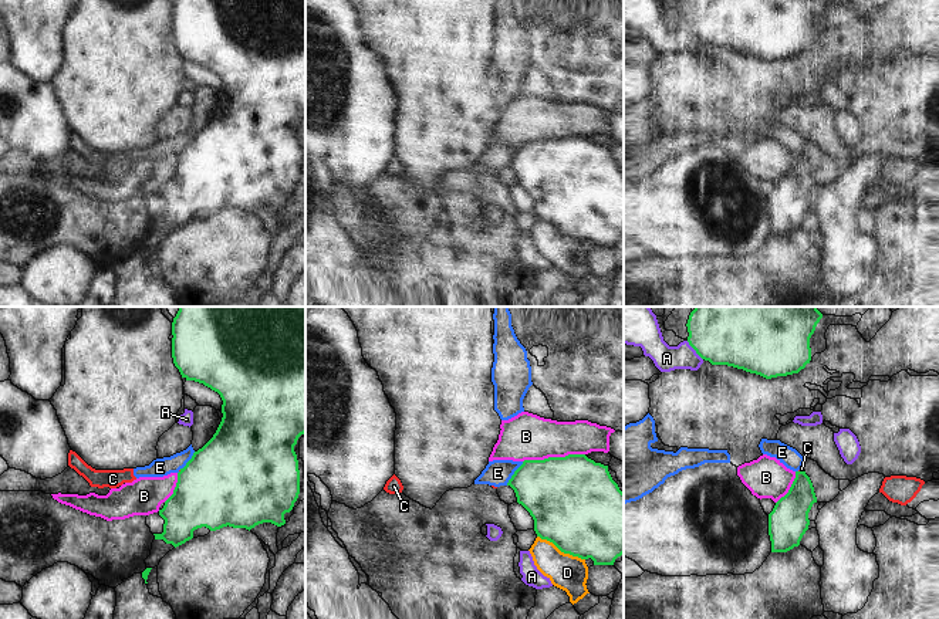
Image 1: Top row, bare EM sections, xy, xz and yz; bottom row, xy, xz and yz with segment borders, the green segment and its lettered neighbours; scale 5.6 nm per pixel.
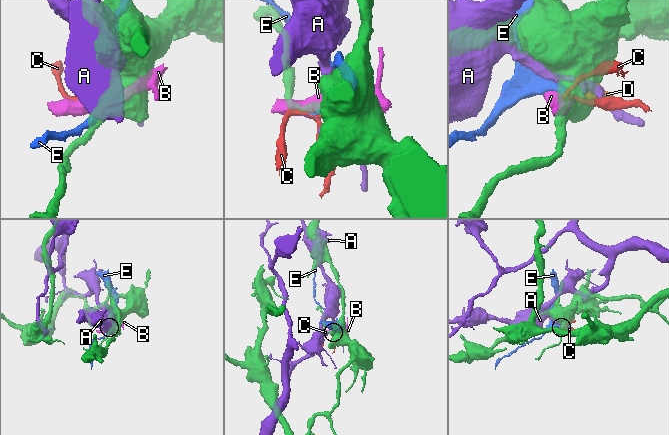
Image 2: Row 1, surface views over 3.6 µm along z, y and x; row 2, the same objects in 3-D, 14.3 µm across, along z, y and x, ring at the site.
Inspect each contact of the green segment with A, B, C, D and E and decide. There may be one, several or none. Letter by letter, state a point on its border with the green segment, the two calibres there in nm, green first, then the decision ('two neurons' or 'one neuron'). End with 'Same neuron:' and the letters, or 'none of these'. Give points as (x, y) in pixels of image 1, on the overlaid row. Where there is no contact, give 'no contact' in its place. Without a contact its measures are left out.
A: yz (695, 349) | 460/150 nm | two neurons
B: xz (553, 457) | 480/260 nm | two neurons
C: yz (800, 472) | 200/20 nm | two neurons
D: xz (561, 551) | 480/200 nm | two neurons
E: xz (514, 473) | 380/150 nm | two neurons
Same neuron: none of these

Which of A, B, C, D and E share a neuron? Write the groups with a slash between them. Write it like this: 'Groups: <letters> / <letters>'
Groups: A / B / C E / D

